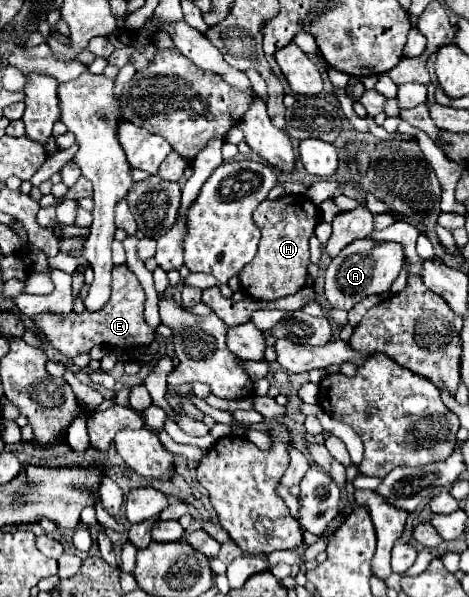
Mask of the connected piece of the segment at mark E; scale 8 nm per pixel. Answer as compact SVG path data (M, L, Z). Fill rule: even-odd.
M127 264L113 266L113 284L111 284L111 296L103 310L89 312L83 310L81 314L69 312L69 314L37 314L33 318L35 328L41 336L47 338L47 342L61 352L65 358L73 358L83 352L91 352L93 346L107 346L107 348L119 348L121 352L133 352L139 346L147 346L155 340L155 330L147 326L143 318L145 308L145 292L137 280L137 276L127 268Z

